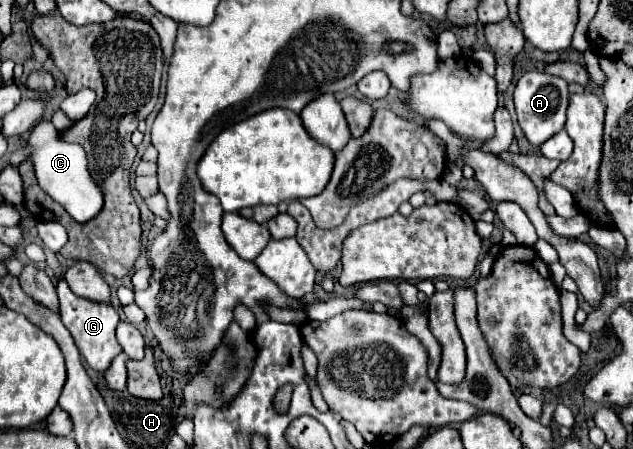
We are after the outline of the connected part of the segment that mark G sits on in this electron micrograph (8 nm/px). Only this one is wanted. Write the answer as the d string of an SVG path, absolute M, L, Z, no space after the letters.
M64 279L58 281L58 299L60 299L60 319L62 323L66 325L66 329L72 333L82 357L86 359L86 363L94 369L94 371L100 371L104 373L108 367L110 367L110 361L122 353L122 347L120 343L116 341L116 335L114 335L114 329L120 321L118 313L114 311L112 305L104 305L104 303L94 303L94 301L88 301L88 299L82 299L82 297L76 297L70 287L66 285Z

